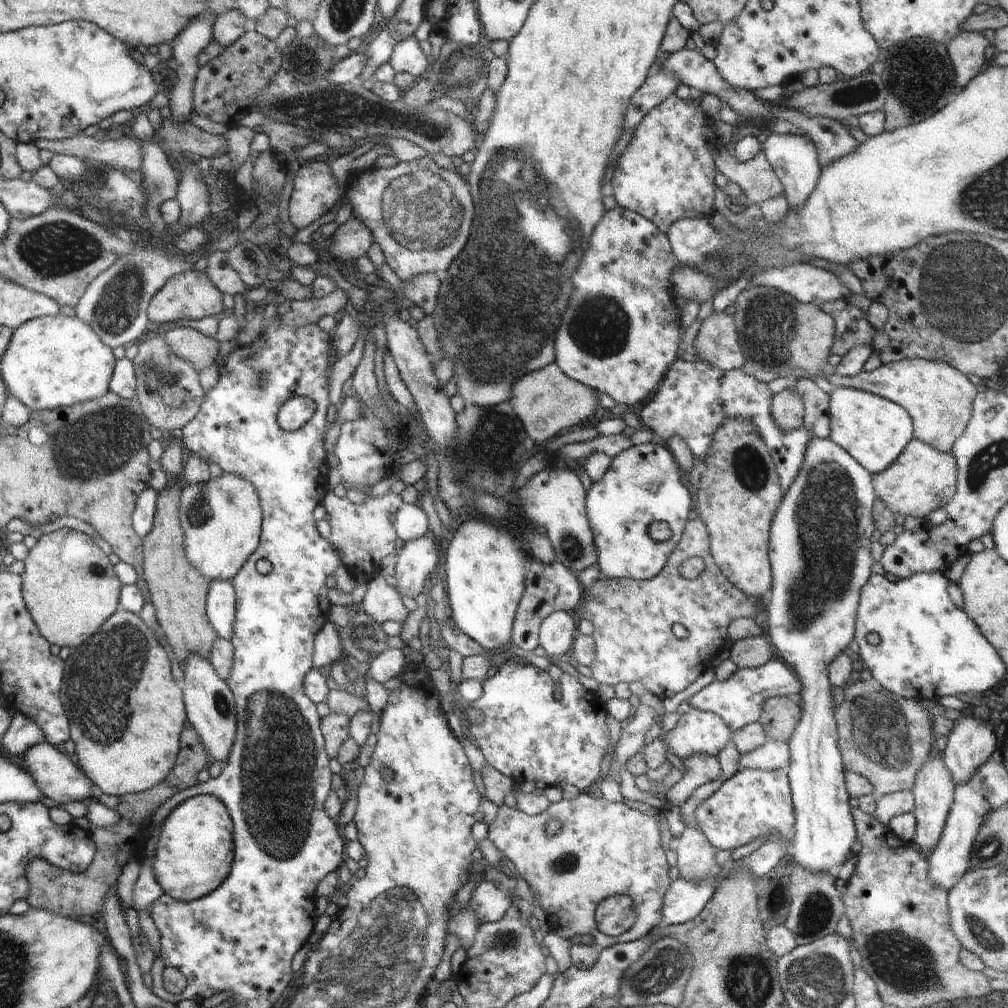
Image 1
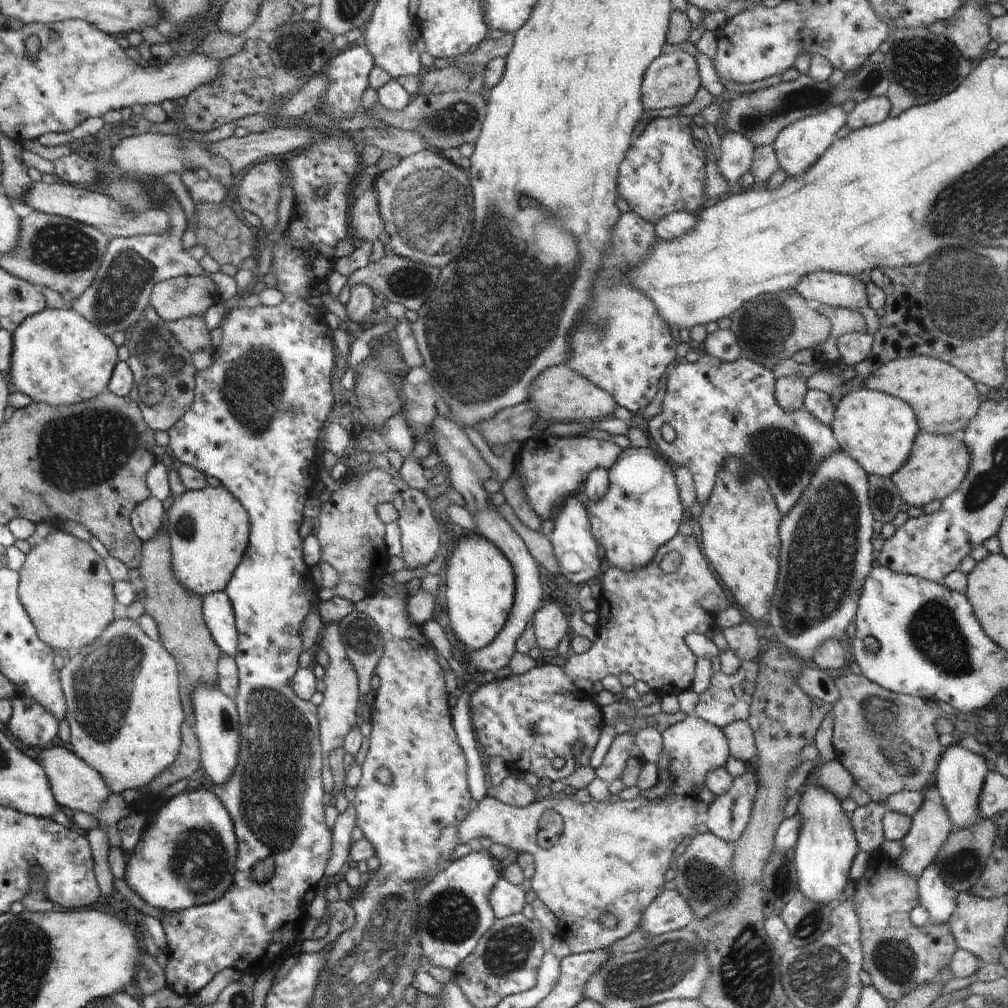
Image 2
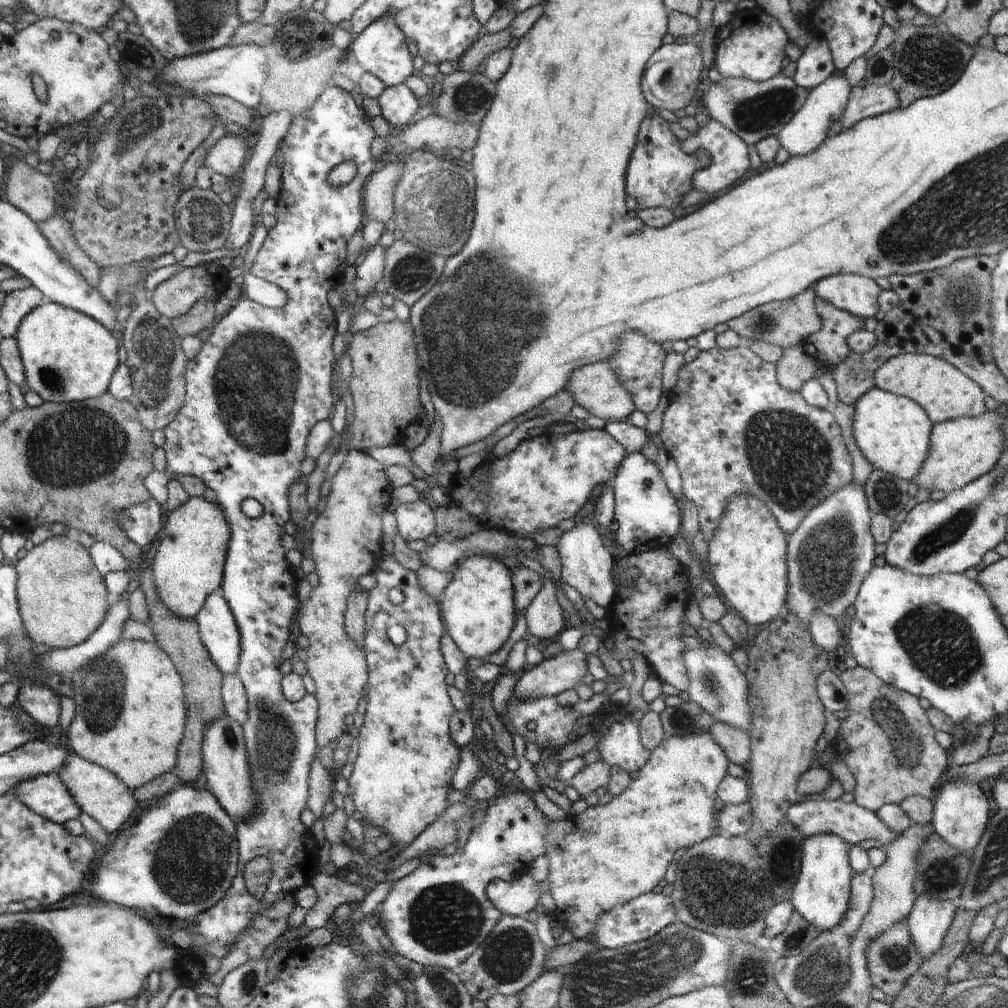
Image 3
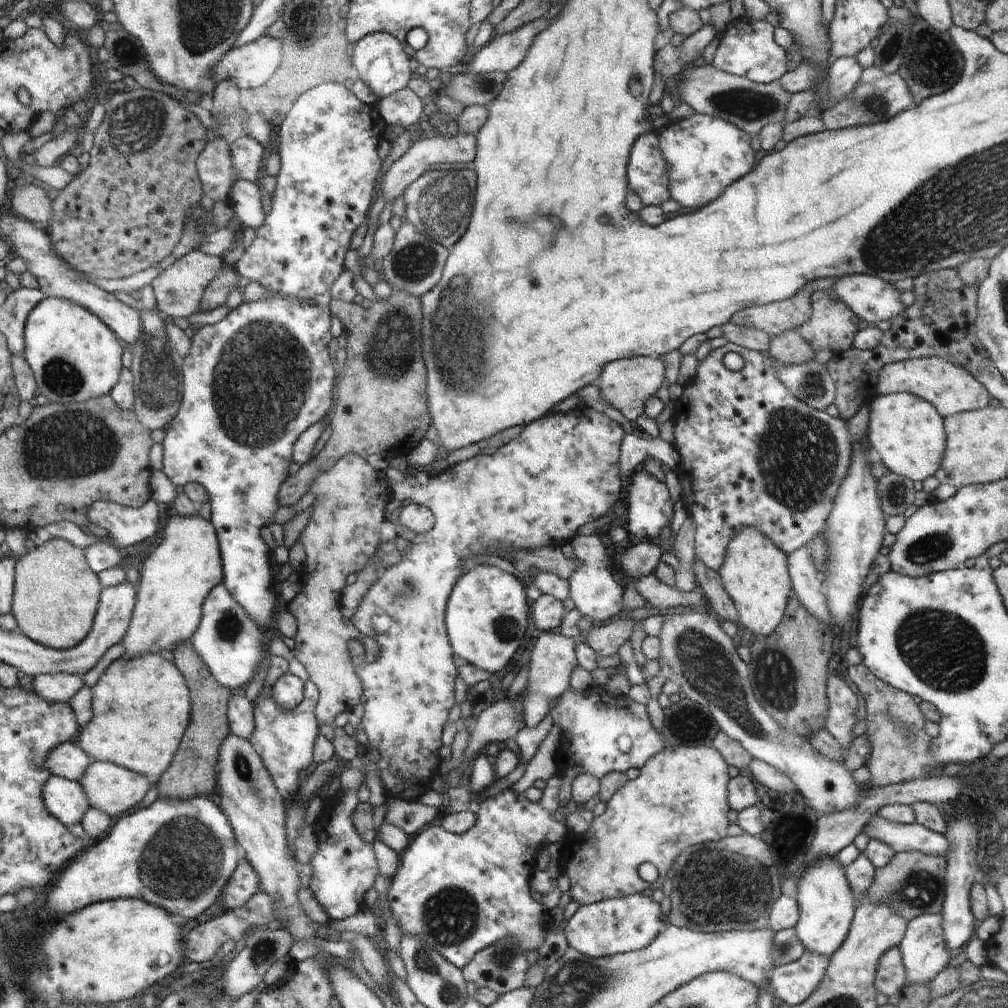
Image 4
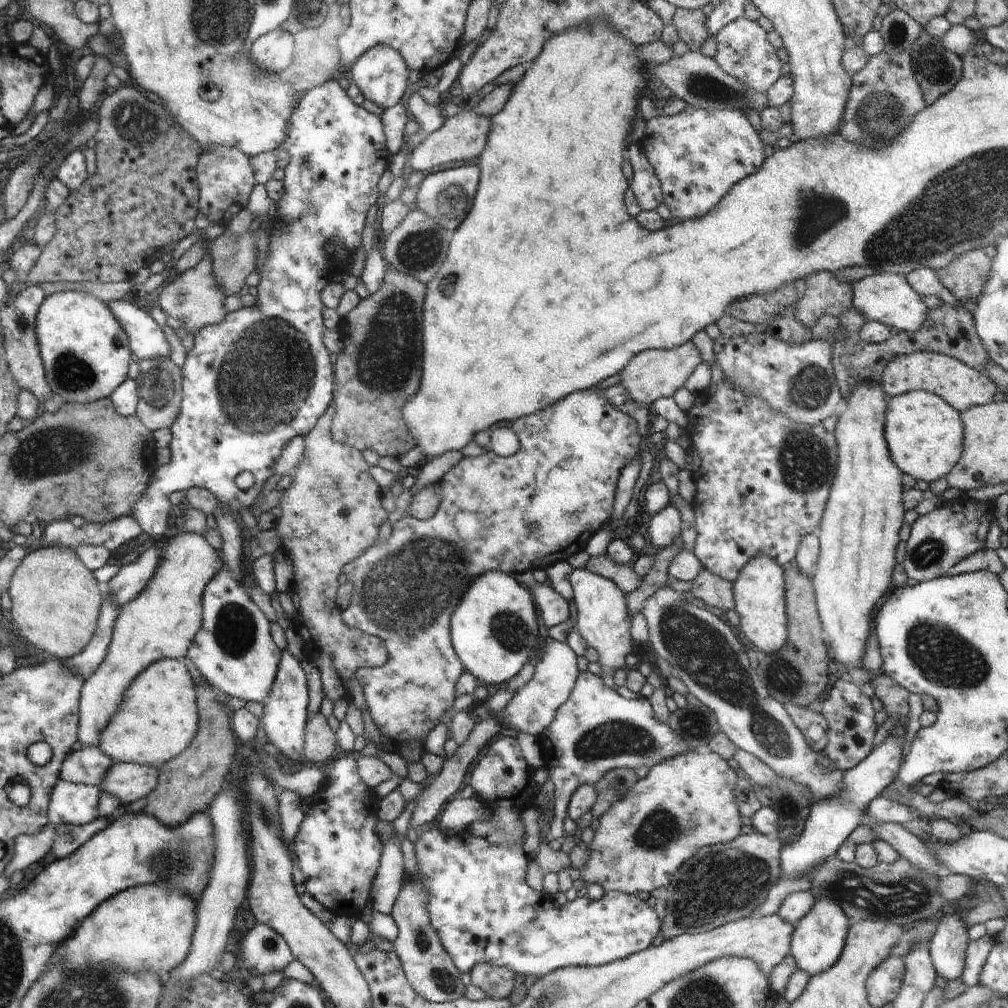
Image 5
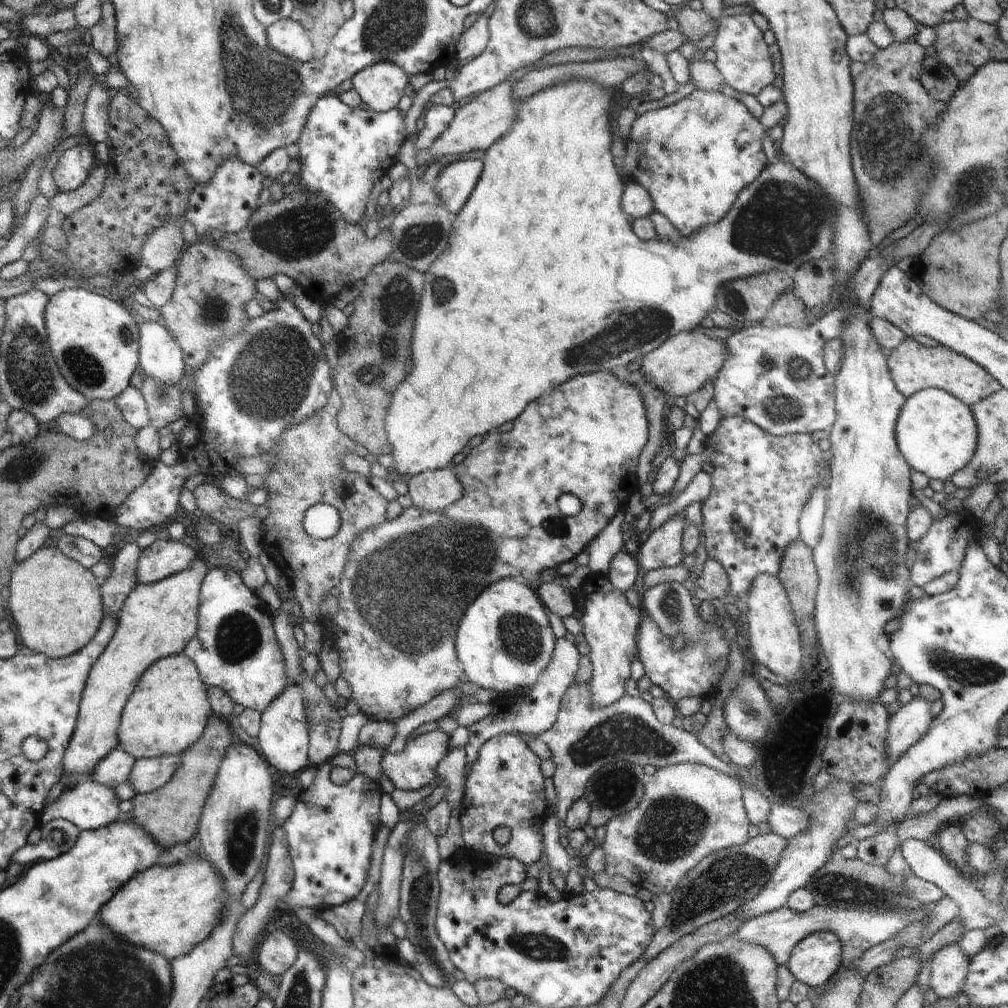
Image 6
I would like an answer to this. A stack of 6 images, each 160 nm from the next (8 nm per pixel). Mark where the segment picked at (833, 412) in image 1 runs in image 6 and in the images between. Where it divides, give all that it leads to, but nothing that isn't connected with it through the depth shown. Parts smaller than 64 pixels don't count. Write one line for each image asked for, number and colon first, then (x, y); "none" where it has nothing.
2: (878, 430)
3: (893, 432)
4: (905, 432)
5: (925, 436)
6: (936, 433)

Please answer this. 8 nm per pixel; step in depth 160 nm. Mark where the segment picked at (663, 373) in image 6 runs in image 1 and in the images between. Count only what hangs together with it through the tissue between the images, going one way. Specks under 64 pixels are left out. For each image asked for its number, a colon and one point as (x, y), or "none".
1: (547, 401)
2: (559, 394)
3: (595, 387)
4: (626, 384)
5: (654, 373)

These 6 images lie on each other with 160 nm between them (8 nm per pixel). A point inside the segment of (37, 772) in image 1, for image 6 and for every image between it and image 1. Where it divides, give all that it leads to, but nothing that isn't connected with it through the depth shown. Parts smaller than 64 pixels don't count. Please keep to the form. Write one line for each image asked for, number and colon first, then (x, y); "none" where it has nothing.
2: (77, 787)
3: (101, 794)
4: (113, 789)
5: (127, 781)
6: (148, 775)

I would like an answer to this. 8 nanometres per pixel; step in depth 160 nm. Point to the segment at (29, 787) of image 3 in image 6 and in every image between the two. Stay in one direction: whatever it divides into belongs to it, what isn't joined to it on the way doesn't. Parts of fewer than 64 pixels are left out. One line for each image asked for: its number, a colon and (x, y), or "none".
4: (65, 799)
5: (71, 803)
6: (89, 805)

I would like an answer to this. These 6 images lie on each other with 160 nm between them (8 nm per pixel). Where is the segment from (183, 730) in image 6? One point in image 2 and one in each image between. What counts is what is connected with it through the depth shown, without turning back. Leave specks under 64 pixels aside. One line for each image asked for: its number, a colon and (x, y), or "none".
2: (126, 717)
3: (131, 717)
4: (141, 707)
5: (158, 719)

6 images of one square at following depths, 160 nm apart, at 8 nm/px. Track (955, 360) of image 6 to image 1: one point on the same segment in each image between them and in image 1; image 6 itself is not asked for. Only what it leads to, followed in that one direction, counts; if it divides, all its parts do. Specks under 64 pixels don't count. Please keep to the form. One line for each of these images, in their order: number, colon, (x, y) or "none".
1: (939, 398)
2: (944, 399)
3: (945, 393)
4: (951, 389)
5: (960, 386)

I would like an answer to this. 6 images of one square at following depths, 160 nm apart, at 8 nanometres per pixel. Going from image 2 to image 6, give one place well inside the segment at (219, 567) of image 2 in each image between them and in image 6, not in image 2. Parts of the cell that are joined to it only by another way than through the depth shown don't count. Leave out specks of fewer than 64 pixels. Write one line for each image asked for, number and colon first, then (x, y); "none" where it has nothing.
3: (189, 565)
4: (176, 578)
5: (161, 622)
6: (157, 620)

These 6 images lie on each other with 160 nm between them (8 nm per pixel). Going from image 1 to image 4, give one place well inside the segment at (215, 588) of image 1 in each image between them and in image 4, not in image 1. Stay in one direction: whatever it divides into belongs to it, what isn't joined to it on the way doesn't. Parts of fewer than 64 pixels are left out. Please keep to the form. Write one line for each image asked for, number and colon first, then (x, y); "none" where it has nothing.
2: (218, 611)
3: (220, 632)
4: (230, 643)

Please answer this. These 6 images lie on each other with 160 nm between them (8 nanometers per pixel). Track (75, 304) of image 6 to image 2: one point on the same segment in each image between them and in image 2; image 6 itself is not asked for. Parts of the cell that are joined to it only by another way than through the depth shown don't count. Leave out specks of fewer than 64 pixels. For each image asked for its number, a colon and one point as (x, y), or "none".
2: (59, 357)
3: (67, 356)
4: (75, 356)
5: (85, 348)

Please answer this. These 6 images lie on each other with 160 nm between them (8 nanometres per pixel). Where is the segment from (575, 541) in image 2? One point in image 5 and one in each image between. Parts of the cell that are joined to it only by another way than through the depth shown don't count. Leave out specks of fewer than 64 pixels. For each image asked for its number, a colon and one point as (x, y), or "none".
3: (586, 565)
4: (596, 594)
5: (603, 621)

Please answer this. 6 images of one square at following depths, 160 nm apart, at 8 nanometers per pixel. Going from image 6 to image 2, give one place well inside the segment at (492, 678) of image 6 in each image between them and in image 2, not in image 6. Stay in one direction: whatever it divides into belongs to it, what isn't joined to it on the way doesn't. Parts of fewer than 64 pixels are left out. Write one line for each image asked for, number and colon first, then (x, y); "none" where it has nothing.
2: (480, 581)
3: (478, 607)
4: (486, 615)
5: (494, 627)

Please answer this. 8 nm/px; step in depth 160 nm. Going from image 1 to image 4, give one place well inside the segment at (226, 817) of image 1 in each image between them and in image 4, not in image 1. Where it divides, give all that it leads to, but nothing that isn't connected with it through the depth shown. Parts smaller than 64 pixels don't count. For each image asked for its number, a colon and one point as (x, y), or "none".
2: (186, 856)
3: (179, 859)
4: (177, 854)

